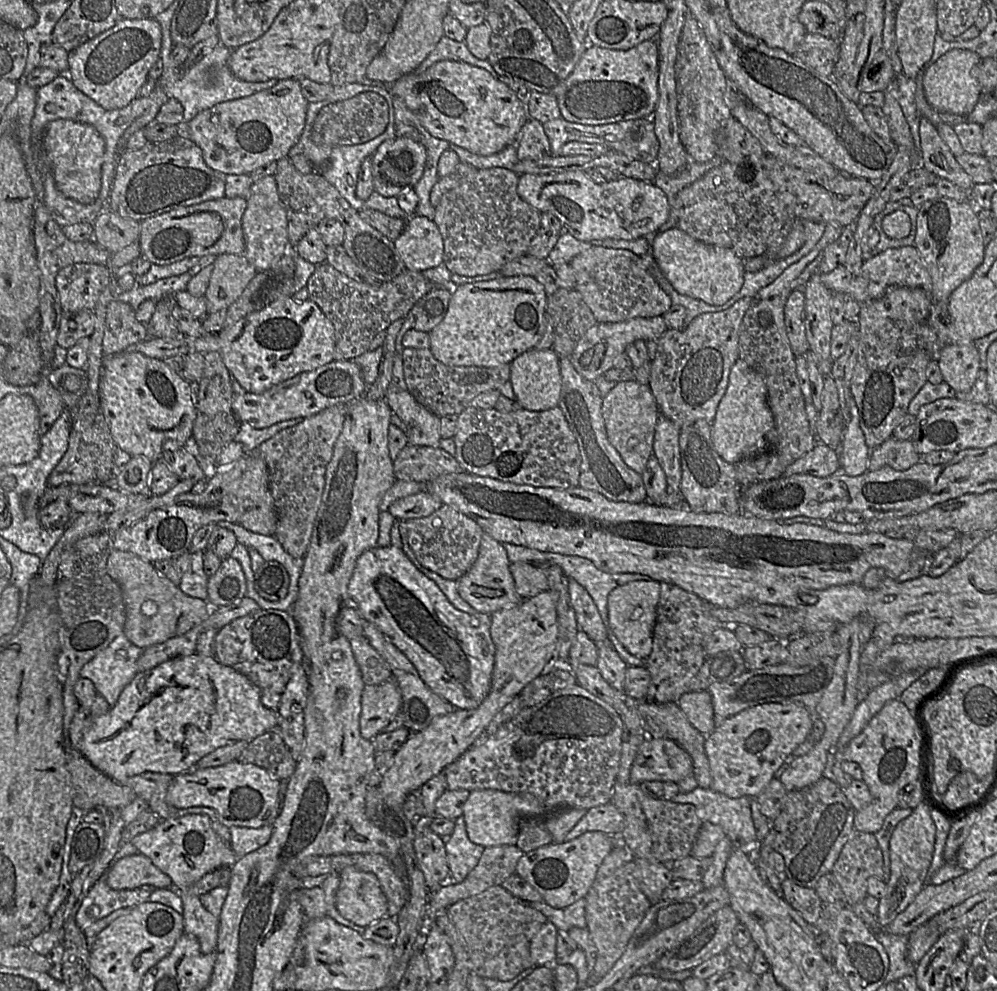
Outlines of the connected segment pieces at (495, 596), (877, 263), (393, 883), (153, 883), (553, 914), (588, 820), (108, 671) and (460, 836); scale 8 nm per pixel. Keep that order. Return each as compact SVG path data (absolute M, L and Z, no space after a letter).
M483 533L479 553L471 568L457 580L459 595L477 612L492 614L498 610L522 602L515 590L515 583L510 572L510 561L503 544Z
M914 246L889 248L878 253L863 263L861 276L855 276L842 264L828 273L820 272L820 279L826 288L846 294L860 304L881 297L891 286L920 288L930 295L933 289L931 275Z
M366 853L356 857L356 868L373 873L387 900L386 917L395 918L409 899L409 889L392 862L381 854Z
M139 852L113 861L105 873L105 881L115 890L141 887L165 889L172 885L170 877Z
M581 898L573 904L561 909L553 908L544 901L527 904L541 912L558 931L568 932L573 927L586 928L585 898Z
M610 802L592 807L566 835L565 841L575 839L586 832L603 832L620 836L624 828L624 817Z
M121 634L117 636L107 648L100 651L82 667L80 677L92 681L97 693L104 697L110 706L113 706L124 687L128 685L138 673L137 662L143 650L143 648L132 644L124 634Z
M463 817L454 820L451 835L445 838L445 850L449 867L448 883L462 882L478 864L485 849L472 843L465 829Z

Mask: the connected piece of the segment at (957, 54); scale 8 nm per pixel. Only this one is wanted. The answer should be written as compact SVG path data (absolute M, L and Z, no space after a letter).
M954 49L941 56L923 75L923 89L929 104L940 112L948 112L961 116L970 114L979 97L981 87L973 70L981 58L975 52L965 49Z

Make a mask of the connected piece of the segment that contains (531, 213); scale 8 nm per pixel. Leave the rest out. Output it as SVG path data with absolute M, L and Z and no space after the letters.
M501 168L477 169L464 182L446 192L433 221L439 228L444 243L443 264L451 273L474 277L499 272L508 262L528 254L531 241L541 227L541 213L518 194L519 174Z

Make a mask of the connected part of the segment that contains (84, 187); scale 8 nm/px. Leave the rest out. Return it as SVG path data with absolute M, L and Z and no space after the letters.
M56 119L46 126L42 144L57 190L81 204L93 203L101 189L105 154L105 141L96 128L70 119Z

